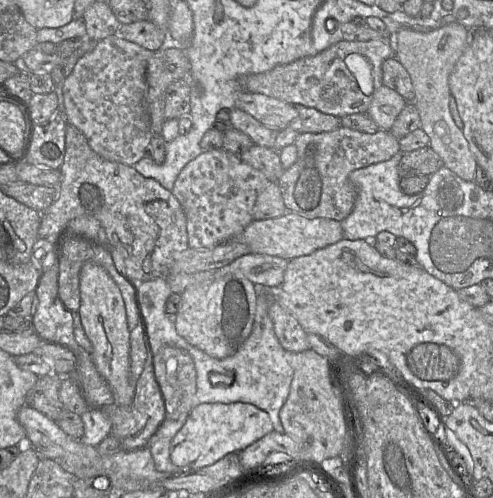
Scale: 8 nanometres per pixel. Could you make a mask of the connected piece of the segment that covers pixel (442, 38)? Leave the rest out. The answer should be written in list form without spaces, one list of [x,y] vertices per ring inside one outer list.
[[[448,23],[428,32],[402,28],[389,35],[395,40],[395,57],[410,75],[421,128],[429,136],[429,146],[441,157],[444,166],[465,181],[475,181],[477,162],[462,130],[455,124],[449,109],[449,76],[469,44],[471,31],[459,23]]]

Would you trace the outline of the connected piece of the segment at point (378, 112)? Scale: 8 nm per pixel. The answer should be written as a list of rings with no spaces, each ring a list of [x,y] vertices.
[[[382,85],[374,92],[367,114],[380,129],[390,130],[406,103],[398,92]]]

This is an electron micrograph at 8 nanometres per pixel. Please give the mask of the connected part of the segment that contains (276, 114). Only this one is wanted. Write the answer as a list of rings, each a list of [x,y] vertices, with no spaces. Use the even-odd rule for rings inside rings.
[[[243,91],[235,107],[250,114],[263,124],[281,130],[297,117],[295,105],[262,93]]]

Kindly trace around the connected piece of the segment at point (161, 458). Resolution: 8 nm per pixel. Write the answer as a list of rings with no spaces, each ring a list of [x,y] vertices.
[[[181,414],[177,419],[168,419],[166,418],[160,427],[157,429],[156,433],[149,440],[149,449],[154,461],[154,465],[156,470],[160,472],[166,472],[170,474],[182,474],[183,472],[191,472],[191,471],[183,471],[178,466],[176,466],[170,458],[170,444],[173,437],[176,433],[181,429],[184,425],[188,414]]]

